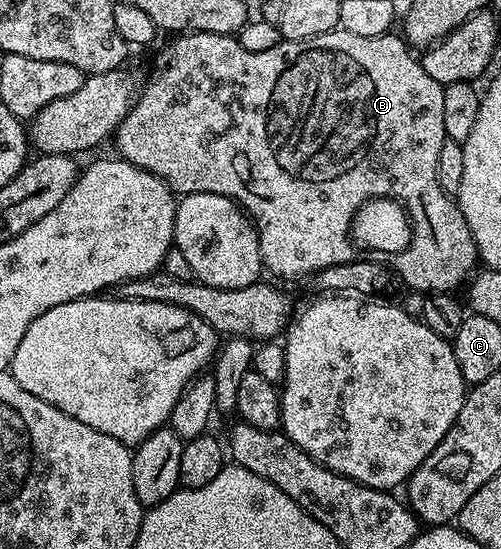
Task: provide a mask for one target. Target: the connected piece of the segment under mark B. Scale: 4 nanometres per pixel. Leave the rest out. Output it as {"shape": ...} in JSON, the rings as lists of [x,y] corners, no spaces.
{"shape":[[[339,28],[299,42],[279,41],[277,46],[268,48],[268,52],[248,52],[248,48],[238,43],[237,37],[228,34],[180,34],[163,48],[162,55],[158,58],[158,75],[147,86],[145,83],[139,89],[138,97],[134,99],[134,107],[130,109],[128,116],[124,116],[112,142],[118,145],[117,153],[125,161],[164,180],[175,195],[212,192],[234,199],[252,219],[254,229],[258,232],[263,267],[282,278],[298,278],[301,274],[314,276],[324,268],[349,262],[347,223],[354,207],[358,206],[358,202],[362,202],[363,198],[370,197],[370,194],[398,195],[405,199],[406,205],[410,206],[411,213],[414,214],[415,238],[409,249],[397,253],[393,262],[388,264],[391,271],[401,281],[403,278],[410,285],[411,291],[449,294],[457,291],[457,286],[461,287],[475,273],[480,259],[474,237],[462,218],[457,201],[446,194],[436,180],[436,156],[440,156],[440,144],[444,144],[447,137],[444,132],[444,88],[439,82],[432,80],[428,72],[424,72],[421,61],[417,57],[413,58],[410,53],[411,47],[394,32],[380,36],[356,36]]]}

